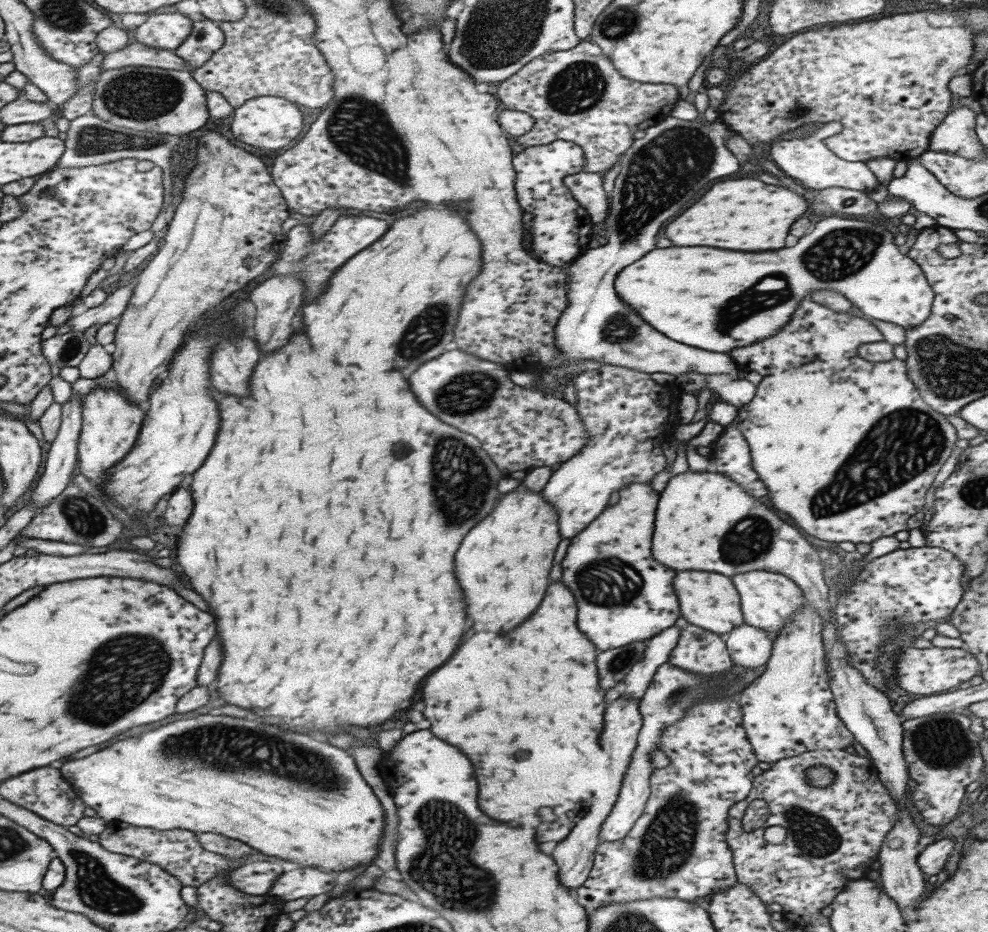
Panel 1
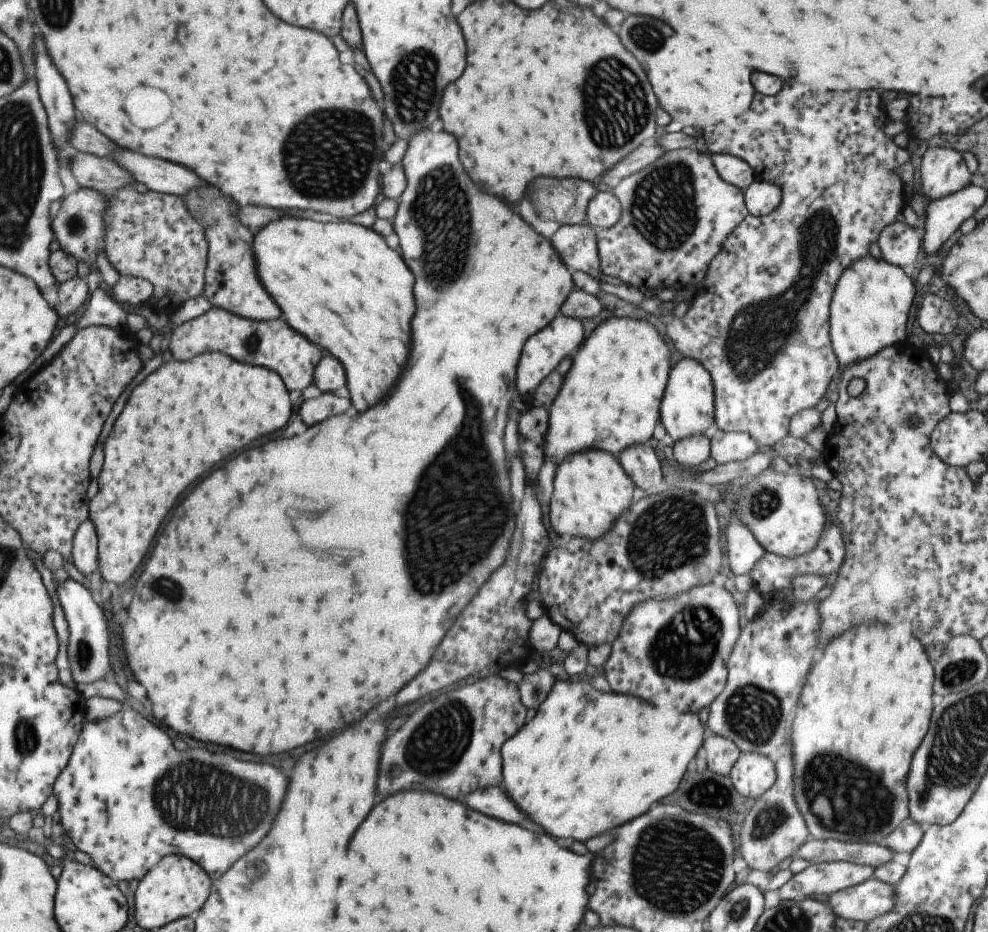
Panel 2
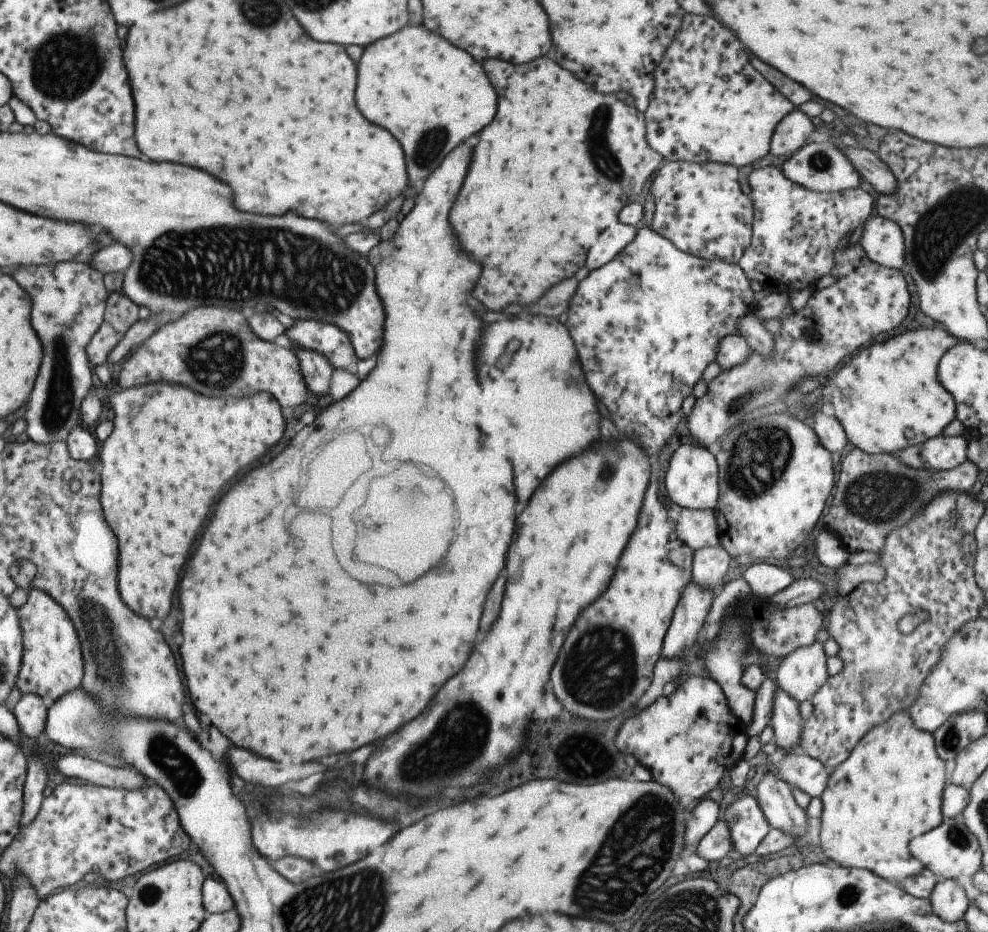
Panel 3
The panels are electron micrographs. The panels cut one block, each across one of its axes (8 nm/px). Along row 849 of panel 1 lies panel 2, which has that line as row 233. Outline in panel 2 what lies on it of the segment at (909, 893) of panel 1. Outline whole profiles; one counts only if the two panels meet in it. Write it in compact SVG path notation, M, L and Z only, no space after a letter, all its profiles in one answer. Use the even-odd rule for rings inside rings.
M897 220L881 230L877 246L885 262L903 268L915 264L921 252L921 240L923 238L919 238L911 226L907 226L903 220Z

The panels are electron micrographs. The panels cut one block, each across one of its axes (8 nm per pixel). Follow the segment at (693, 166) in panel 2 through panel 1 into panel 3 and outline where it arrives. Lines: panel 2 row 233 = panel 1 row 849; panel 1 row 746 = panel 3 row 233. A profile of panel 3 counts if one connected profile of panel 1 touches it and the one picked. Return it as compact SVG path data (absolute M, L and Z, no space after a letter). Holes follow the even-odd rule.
M663 162L649 180L653 214L649 228L667 238L677 250L703 260L737 264L751 244L751 200L739 190L739 170L731 164Z

